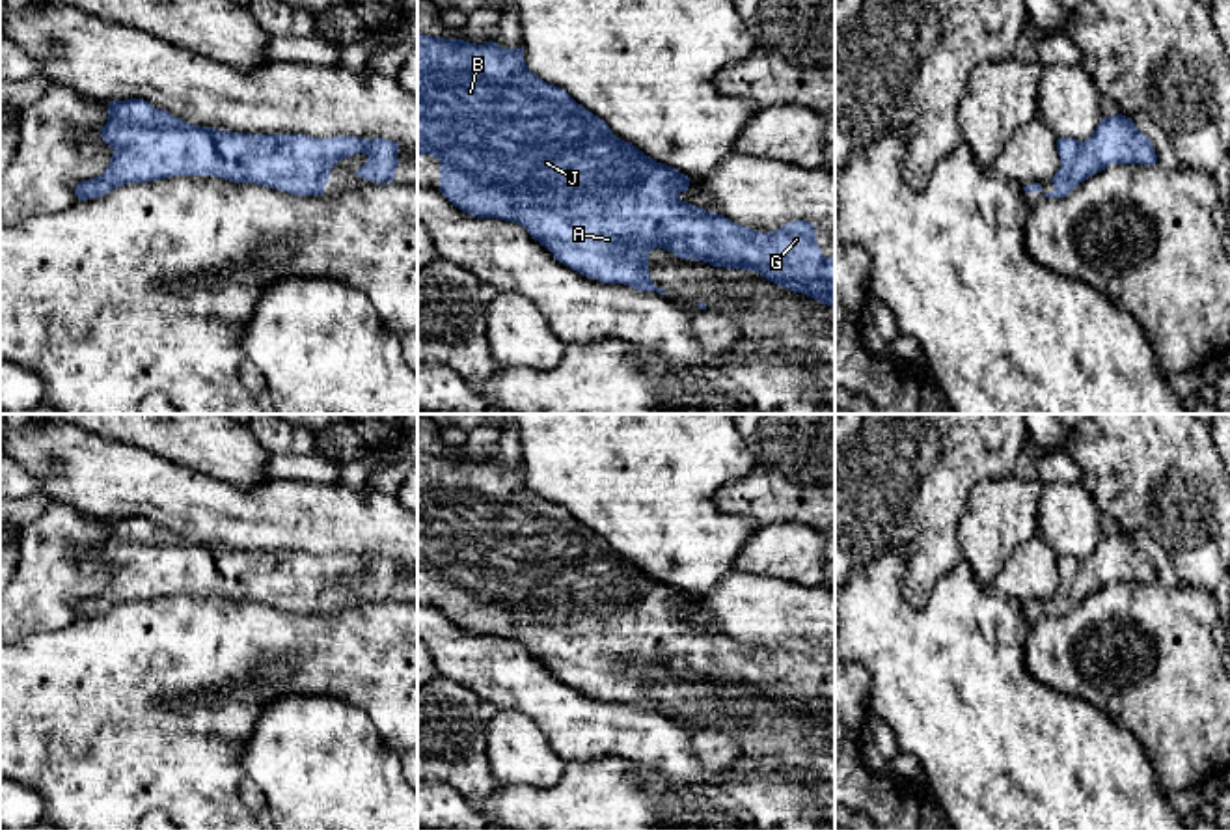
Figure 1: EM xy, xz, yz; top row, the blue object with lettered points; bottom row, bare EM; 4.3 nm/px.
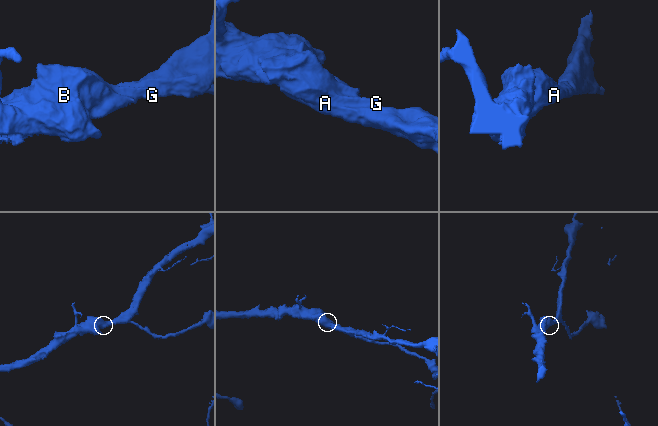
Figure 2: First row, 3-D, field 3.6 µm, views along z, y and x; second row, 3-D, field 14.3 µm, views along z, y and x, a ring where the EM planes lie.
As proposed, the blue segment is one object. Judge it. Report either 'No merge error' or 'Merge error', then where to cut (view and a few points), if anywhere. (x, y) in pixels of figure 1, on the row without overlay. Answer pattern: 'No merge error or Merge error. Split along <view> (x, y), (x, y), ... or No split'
No merge error. No split

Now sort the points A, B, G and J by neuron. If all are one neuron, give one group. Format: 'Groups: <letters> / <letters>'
Groups: A B G J

